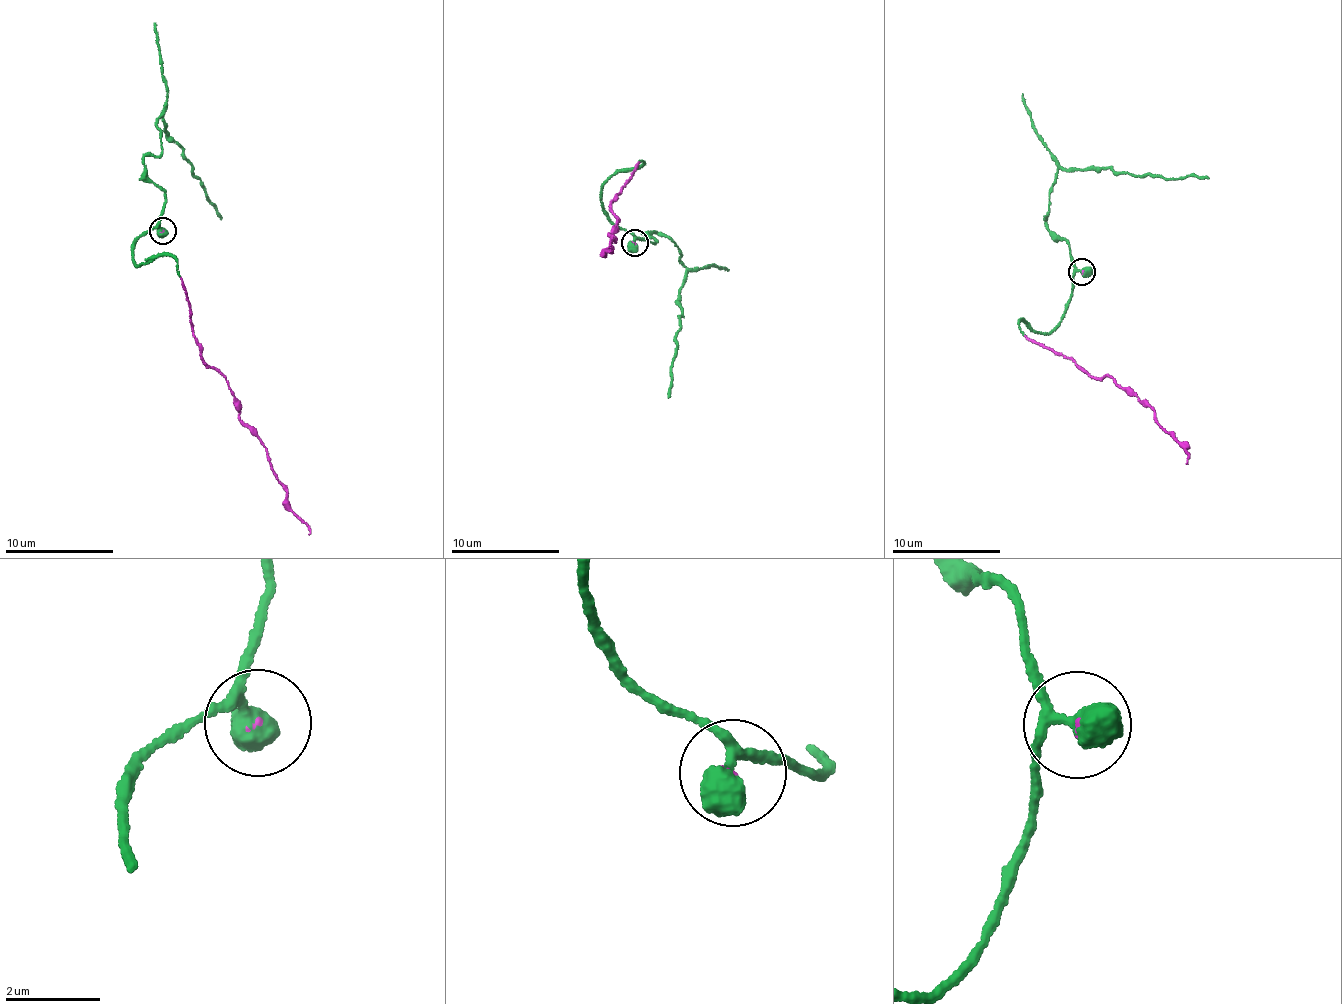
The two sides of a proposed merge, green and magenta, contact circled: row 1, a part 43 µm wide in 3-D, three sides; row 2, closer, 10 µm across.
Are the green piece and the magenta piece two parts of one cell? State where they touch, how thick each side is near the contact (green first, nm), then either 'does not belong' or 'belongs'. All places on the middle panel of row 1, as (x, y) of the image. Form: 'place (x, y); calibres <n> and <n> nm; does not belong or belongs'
place (635, 242); calibres 480 and 60 nm; belongs

